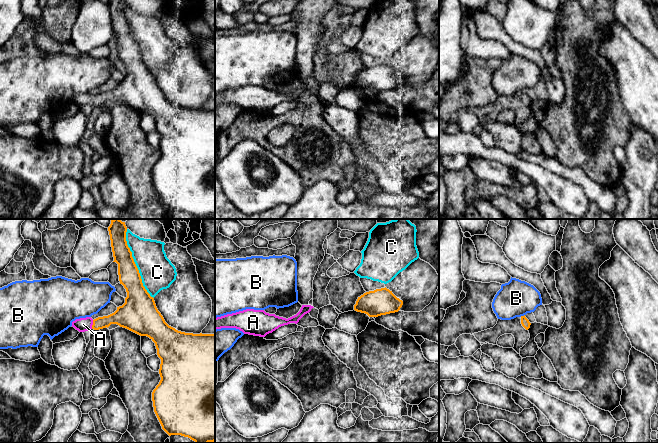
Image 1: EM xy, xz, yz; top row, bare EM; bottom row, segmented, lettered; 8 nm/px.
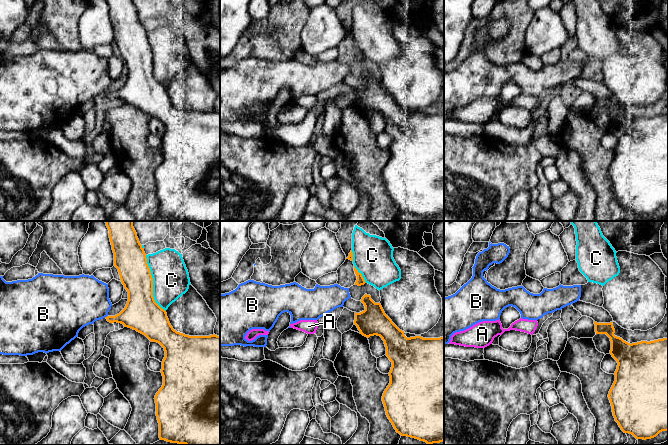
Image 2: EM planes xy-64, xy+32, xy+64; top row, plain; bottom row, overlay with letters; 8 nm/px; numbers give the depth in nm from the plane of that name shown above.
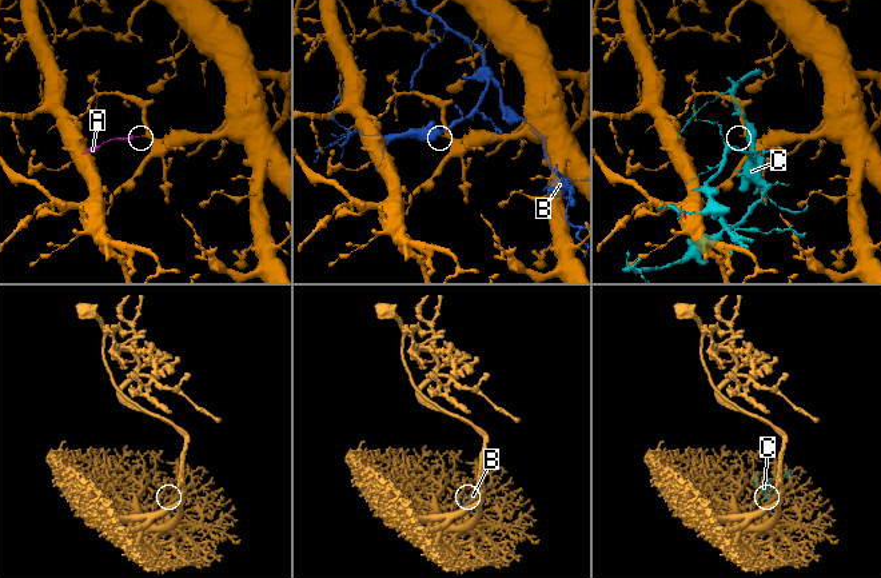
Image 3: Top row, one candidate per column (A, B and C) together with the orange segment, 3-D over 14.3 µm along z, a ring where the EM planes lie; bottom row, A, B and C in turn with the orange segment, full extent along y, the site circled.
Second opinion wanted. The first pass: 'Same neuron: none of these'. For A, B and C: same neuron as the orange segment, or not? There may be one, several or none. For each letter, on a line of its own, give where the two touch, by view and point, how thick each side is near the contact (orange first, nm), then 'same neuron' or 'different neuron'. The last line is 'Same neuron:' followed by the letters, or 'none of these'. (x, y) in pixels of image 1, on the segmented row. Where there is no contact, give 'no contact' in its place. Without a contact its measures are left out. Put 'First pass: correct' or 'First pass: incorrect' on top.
First pass: incorrect
A: contact xy (93, 324); calibres 160 and 110 nm; same neuron
B: contact yz (522, 316); calibres 70 and 300 nm; different neuron
C: contact xy (135, 264); calibres 170 and 280 nm; different neuron
Same neuron: A

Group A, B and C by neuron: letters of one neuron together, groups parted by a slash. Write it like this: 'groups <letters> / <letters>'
groups A / B / C

